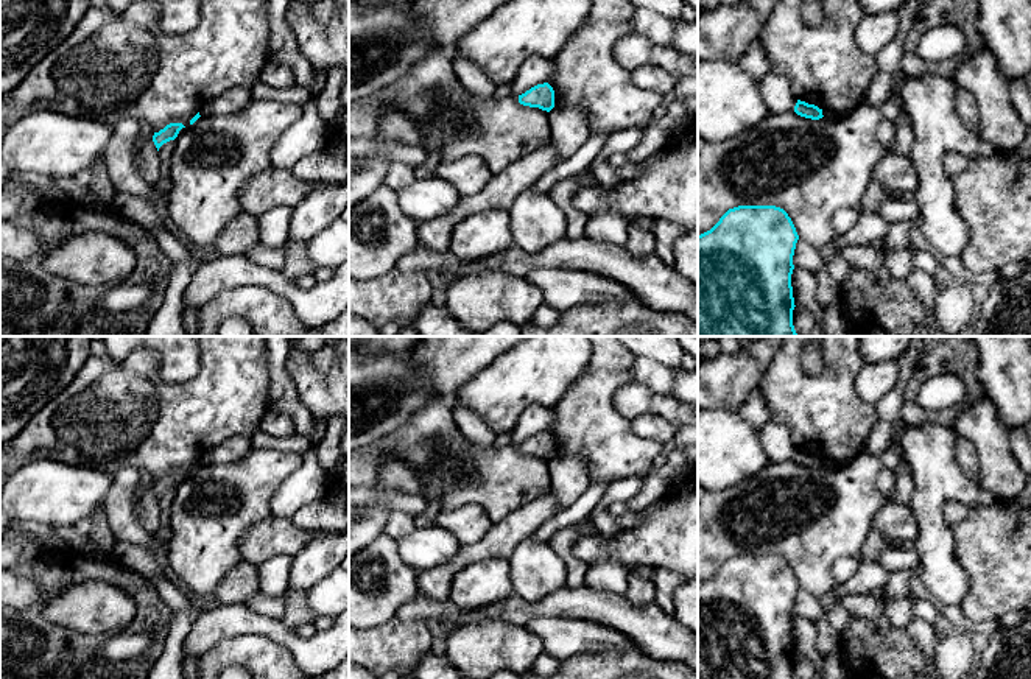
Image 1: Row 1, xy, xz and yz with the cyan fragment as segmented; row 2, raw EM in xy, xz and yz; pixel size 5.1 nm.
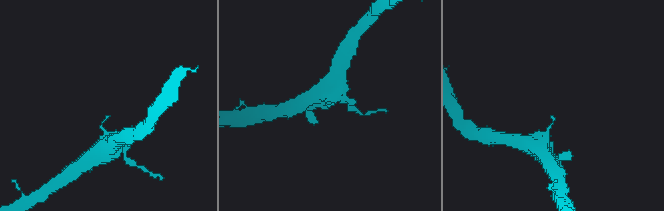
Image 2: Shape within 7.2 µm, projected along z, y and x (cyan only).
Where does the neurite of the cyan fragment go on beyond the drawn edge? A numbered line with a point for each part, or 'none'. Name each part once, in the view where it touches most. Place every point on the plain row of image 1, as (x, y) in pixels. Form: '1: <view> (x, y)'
none

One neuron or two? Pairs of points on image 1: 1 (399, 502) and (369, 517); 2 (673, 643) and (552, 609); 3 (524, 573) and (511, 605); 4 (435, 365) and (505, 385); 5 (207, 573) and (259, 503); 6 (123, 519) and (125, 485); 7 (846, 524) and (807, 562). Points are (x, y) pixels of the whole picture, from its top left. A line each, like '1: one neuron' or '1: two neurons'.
1: two neurons
2: one neuron
3: two neurons
4: two neurons
5: one neuron
6: one neuron
7: one neuron

